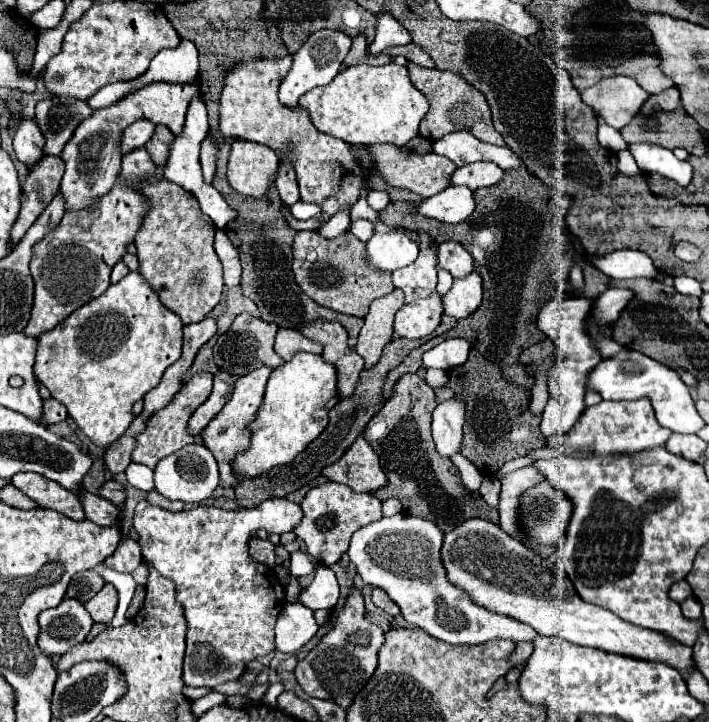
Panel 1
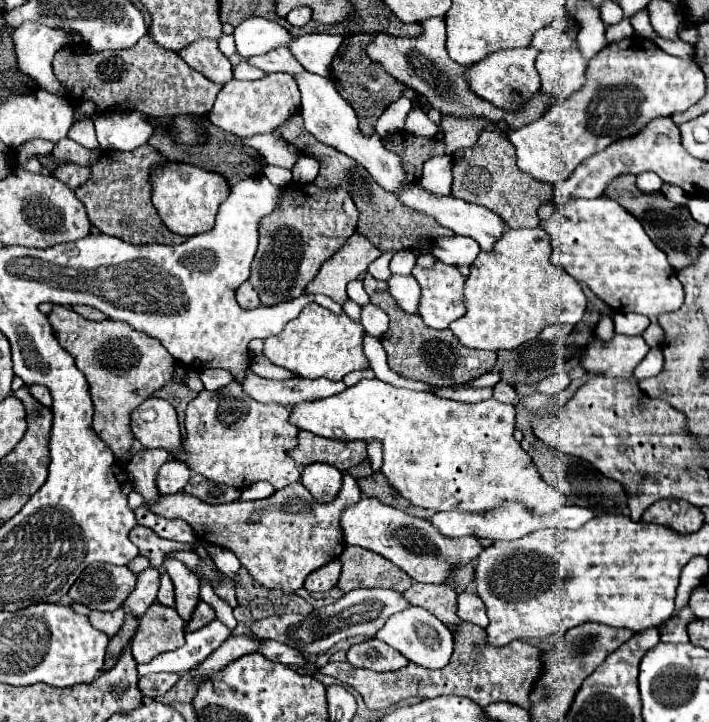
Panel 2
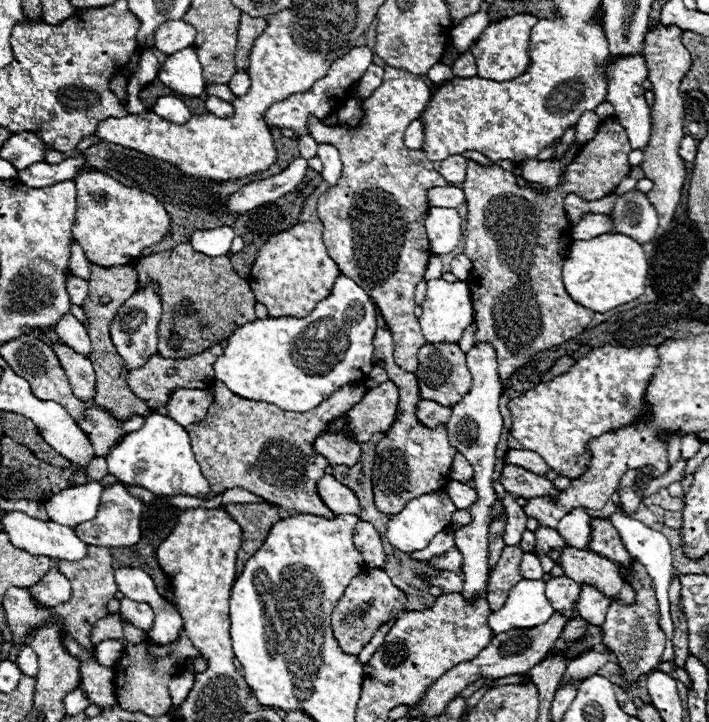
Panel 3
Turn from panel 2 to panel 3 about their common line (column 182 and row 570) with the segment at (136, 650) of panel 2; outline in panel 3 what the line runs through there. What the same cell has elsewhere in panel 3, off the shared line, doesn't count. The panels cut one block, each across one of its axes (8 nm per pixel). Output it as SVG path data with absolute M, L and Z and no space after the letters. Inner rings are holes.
M632 564L628 570L622 566L618 566L618 568L624 574L624 578L632 584L632 588L636 590L636 604L624 606L616 600L610 604L606 622L602 624L602 644L616 656L616 664L620 668L622 682L632 686L640 680L640 676L646 676L652 670L656 670L656 666L662 660L666 636L658 628L658 608L656 608L658 604L656 604L656 596L654 596L650 578L646 576L644 568L640 564ZM630 646L638 646L638 648L630 648Z

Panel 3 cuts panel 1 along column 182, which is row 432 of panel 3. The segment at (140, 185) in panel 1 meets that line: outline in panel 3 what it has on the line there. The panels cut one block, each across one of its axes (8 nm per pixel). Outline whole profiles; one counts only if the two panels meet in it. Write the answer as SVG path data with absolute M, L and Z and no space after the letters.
M216 382L212 392L214 392L214 402L208 408L208 414L206 414L208 418L186 426L192 440L194 456L206 480L210 482L212 494L224 492L228 488L244 488L288 512L300 512L300 514L304 512L304 514L314 514L322 518L334 518L334 512L328 506L324 506L322 498L318 496L318 480L324 476L324 468L328 466L328 460L322 458L322 454L314 454L314 440L326 430L330 420L344 414L348 408L352 408L362 400L362 396L366 394L366 386L362 382L348 382L346 386L342 386L342 390L336 390L326 402L322 402L320 406L316 406L306 414L284 412L268 402L238 398L222 382Z

